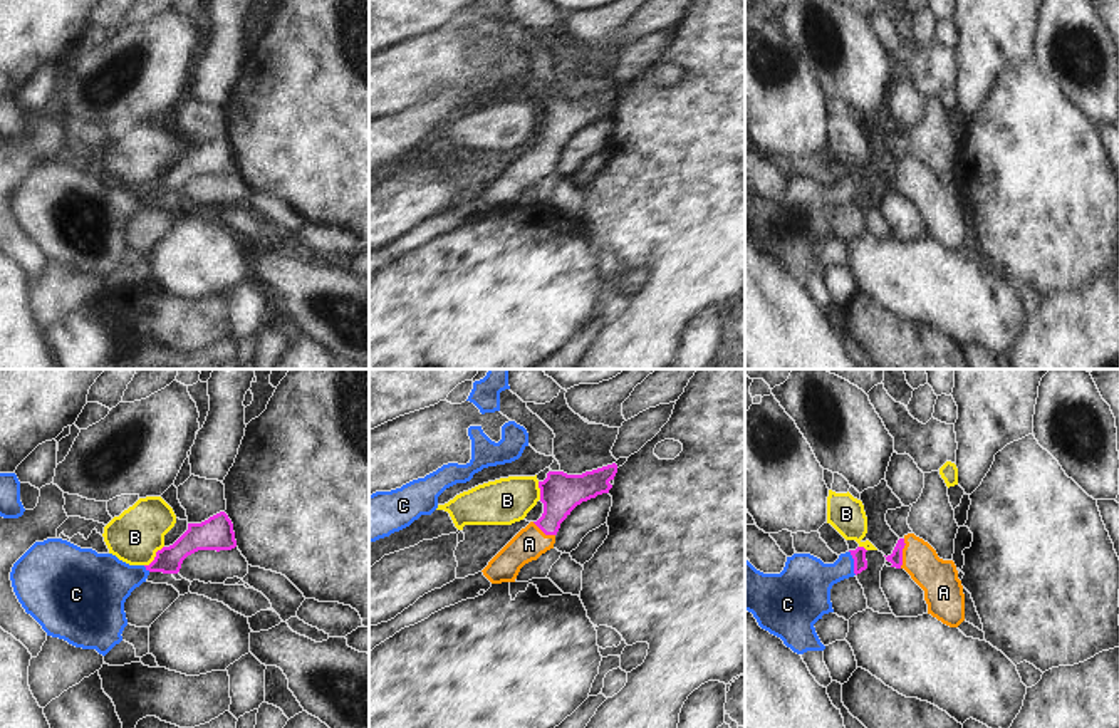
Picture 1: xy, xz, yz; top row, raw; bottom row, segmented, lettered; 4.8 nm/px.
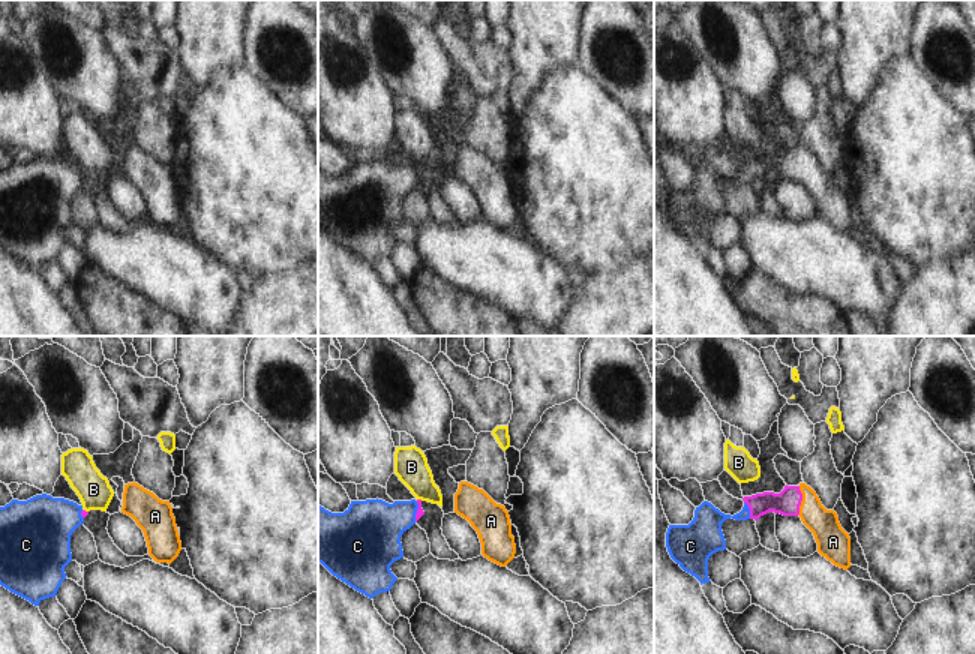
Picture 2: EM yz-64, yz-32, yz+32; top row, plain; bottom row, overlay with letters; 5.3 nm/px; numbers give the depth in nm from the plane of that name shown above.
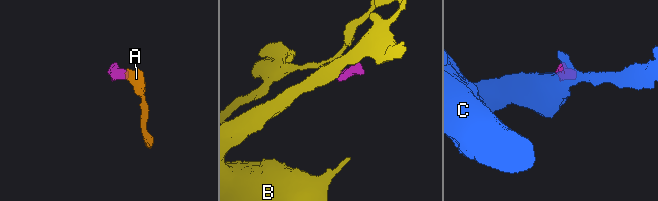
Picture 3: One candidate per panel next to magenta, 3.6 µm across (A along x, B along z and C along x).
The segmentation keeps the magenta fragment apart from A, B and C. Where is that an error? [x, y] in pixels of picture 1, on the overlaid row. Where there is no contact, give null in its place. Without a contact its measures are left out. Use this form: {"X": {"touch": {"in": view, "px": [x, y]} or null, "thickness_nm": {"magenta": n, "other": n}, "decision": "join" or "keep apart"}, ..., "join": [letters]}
{"A": {"touch": {"in": "yz", "px": [901, 554]}, "thickness_nm": {"magenta": 60, "other": 180}, "decision": "join"}, "B": {"touch": {"in": "xy", "px": [155, 557]}, "thickness_nm": {"magenta": 130, "other": 260}, "decision": "keep apart"}, "C": {"touch": {"in": "yz", "px": [854, 562]}, "thickness_nm": {"magenta": 60, "other": 240}, "decision": "join"}, "join": ["A", "C"]}

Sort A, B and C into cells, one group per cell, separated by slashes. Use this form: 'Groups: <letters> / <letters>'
Groups: A C / B.

